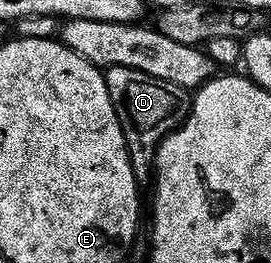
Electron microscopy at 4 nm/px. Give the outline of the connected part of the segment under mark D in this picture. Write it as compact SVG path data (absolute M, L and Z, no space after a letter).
M122 65L107 67L104 79L111 103L122 124L135 186L142 194L149 193L155 185L156 149L161 139L187 118L191 111L191 95L179 85Z

